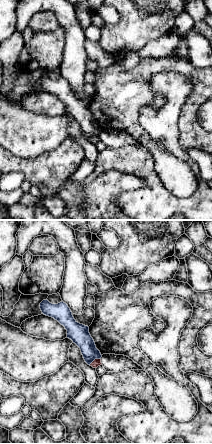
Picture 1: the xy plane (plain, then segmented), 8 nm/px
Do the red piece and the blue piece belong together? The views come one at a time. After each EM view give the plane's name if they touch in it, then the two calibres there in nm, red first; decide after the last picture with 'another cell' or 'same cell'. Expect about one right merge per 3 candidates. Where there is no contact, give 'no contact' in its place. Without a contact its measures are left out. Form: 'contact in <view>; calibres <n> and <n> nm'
contact in xy; calibres 60 and 160 nm

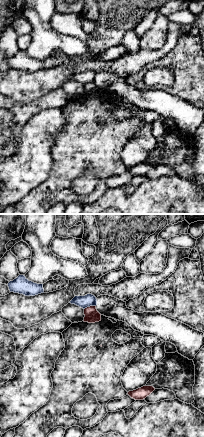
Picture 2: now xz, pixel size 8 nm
contact in xz; calibres 110 and 100 nm

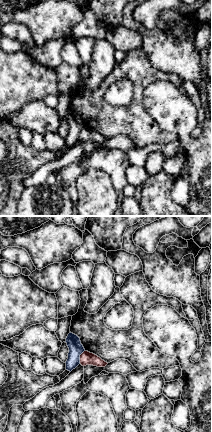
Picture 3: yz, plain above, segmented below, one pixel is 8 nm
contact in yz; calibres 110 and 110 nm

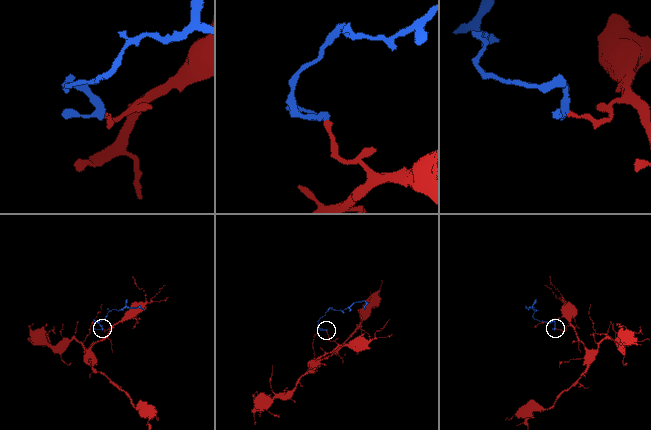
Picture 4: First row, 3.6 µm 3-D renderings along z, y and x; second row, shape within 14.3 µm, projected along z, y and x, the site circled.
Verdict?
another cell

